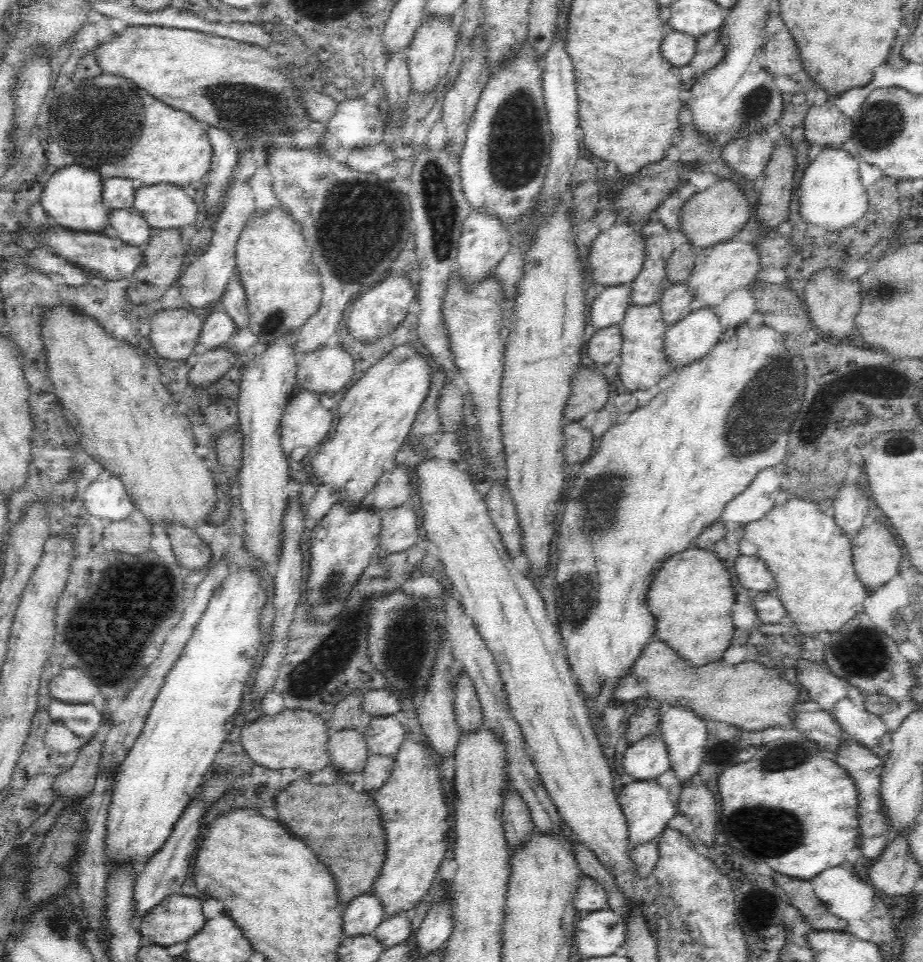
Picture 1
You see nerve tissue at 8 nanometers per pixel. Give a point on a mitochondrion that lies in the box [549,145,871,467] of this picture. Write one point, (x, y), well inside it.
(758, 419)

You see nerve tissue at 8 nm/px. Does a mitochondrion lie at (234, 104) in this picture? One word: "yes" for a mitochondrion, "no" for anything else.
yes

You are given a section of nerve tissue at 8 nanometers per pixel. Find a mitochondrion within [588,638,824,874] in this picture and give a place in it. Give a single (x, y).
(775, 824)

